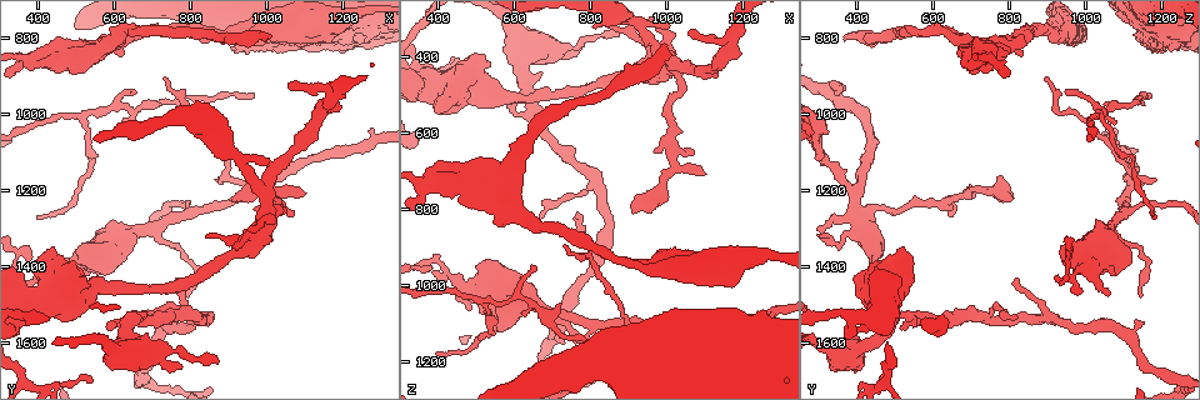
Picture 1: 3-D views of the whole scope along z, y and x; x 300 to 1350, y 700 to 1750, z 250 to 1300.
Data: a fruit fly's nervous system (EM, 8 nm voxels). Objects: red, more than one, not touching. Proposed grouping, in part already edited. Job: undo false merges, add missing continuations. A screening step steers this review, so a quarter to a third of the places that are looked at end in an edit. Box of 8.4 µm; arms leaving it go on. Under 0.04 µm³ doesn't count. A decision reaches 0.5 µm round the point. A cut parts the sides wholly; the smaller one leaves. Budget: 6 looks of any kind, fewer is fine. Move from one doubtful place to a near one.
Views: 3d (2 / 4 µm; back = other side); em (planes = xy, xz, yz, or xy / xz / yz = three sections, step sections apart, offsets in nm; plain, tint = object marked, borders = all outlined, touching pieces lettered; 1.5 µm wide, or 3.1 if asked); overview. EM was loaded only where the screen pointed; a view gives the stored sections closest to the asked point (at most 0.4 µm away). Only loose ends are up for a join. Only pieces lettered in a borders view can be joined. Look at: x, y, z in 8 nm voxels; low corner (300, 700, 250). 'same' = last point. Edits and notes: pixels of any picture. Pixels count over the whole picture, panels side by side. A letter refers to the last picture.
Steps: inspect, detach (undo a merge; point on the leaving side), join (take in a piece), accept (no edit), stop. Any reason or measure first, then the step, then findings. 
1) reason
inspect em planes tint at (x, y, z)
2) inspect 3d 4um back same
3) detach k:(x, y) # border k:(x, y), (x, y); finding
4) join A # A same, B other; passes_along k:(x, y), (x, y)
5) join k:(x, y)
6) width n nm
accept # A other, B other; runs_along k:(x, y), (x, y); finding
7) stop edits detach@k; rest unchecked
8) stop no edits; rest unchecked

calibre changes
inspect em planes borders at (950, 795, 955)

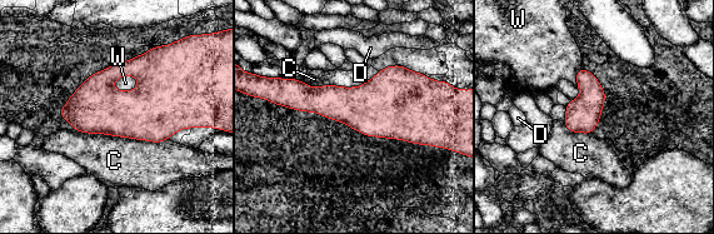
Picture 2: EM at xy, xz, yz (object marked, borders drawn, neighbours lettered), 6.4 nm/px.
longest_contact C 600 nm
accept # C other, D other, W other; border 2:(73, 129), (153, 142), (168, 139); one cell here

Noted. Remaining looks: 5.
end of a long branch
inspect 3d 4um at (1005, 800, 370)

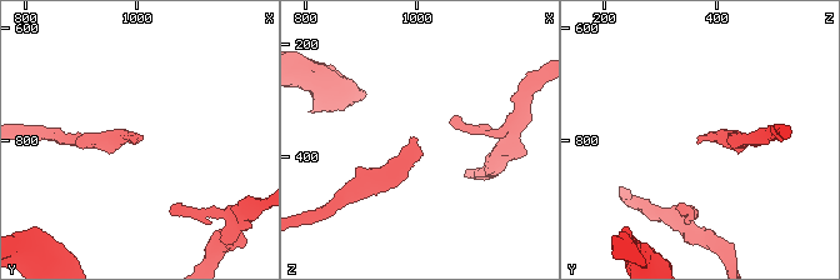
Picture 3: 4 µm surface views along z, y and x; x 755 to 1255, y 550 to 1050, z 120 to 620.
now the EM
inspect em planes plain at (1000, 800, 370)

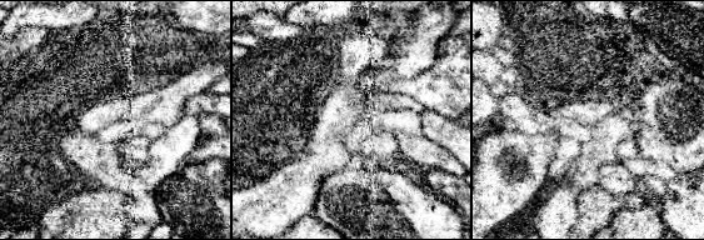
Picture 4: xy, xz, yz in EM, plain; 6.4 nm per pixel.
inspect em planes borders same

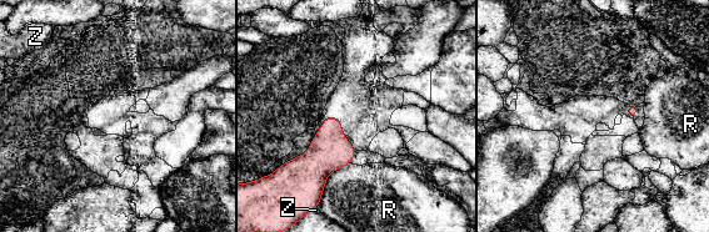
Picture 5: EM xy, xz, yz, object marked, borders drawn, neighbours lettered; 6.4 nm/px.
longest_contact R 360 nm
accept # R other, Z other; border 5:(349, 162), (326, 177), (316, 205); no lettered piece goes on from it

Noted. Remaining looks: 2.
calibre changes
inspect em planes plain at (935, 1125, 325)

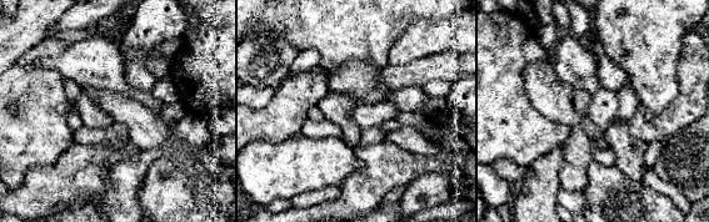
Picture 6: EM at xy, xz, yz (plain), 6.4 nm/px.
what lies round it
inspect em planes borders same

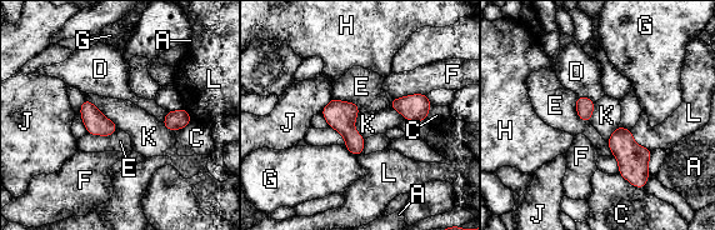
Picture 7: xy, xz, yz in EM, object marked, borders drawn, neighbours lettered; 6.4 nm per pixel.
accept # A other, C other, D other, E other, F other, G other, H other, J other, K other, L other; border 7:(85, 98), (118, 128); all the same cell

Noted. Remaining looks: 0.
stop no edits; rest unchecked

